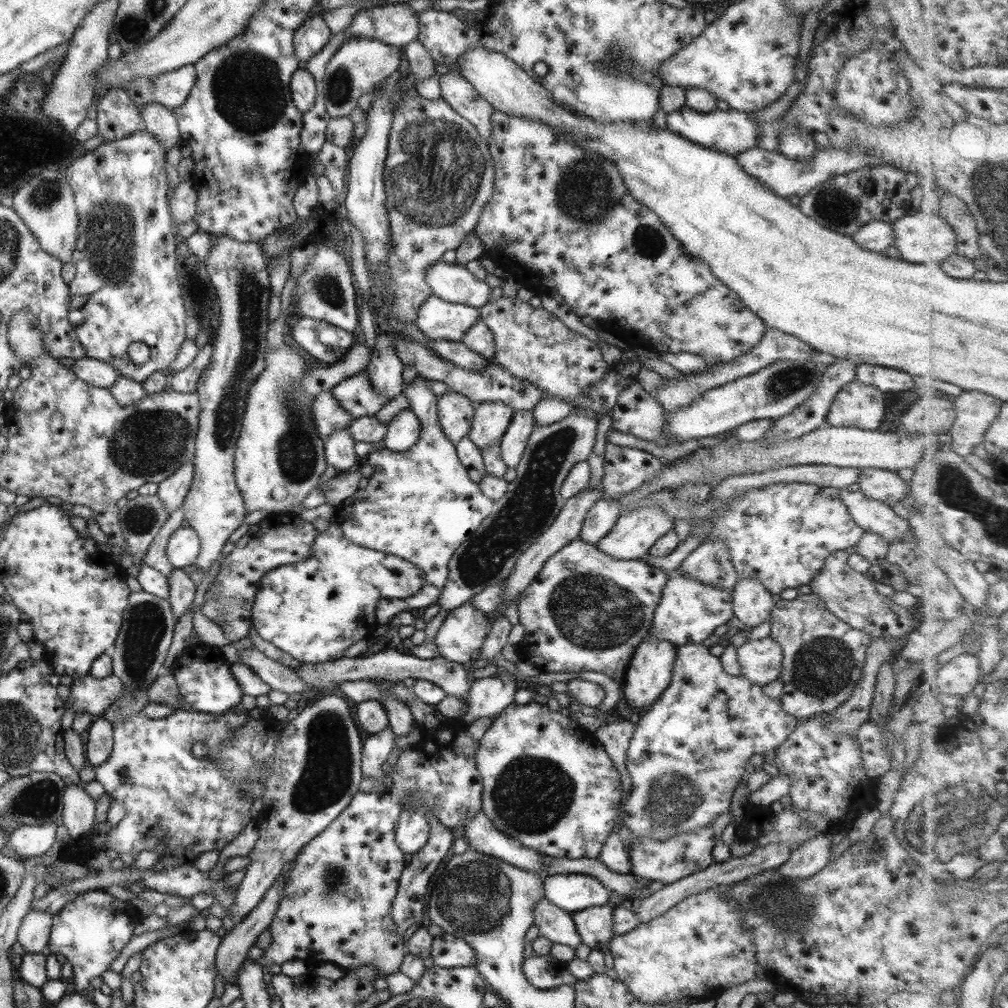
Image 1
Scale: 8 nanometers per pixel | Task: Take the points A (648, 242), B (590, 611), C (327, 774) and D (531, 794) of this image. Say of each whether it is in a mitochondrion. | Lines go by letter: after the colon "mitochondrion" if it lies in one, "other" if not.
A: mitochondrion
B: mitochondrion
C: mitochondrion
D: mitochondrion

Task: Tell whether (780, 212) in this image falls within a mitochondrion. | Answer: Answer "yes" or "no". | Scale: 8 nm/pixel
no

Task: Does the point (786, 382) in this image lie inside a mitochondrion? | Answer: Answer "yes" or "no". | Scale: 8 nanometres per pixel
yes

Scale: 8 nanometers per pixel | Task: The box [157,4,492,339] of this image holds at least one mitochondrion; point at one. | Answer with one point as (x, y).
(434, 163)

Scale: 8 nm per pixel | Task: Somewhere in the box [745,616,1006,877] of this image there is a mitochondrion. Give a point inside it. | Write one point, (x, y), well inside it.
(822, 668)

